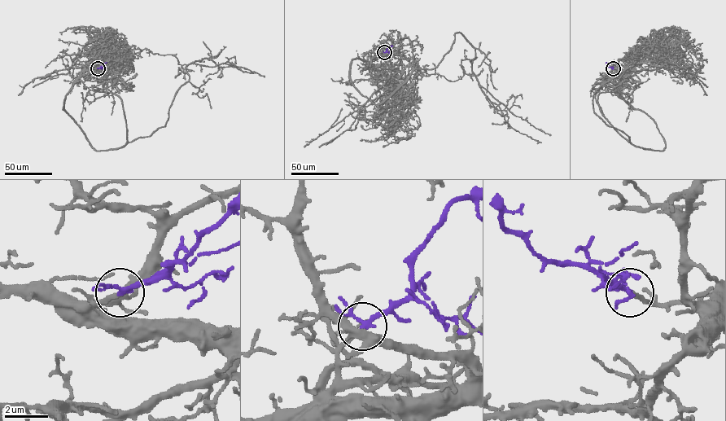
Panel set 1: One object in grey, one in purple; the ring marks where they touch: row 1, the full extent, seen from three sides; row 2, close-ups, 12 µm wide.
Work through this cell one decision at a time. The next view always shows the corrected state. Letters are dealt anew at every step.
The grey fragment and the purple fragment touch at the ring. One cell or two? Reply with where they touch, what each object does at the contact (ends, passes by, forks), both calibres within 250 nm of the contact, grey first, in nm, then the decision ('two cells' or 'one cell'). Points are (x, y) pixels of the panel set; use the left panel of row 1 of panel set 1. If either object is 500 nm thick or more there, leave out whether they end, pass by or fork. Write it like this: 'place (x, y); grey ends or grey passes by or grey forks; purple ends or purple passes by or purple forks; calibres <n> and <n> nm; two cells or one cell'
place (98, 68); grey ends; purple passes by; calibres 200 and 190 nm; one cell

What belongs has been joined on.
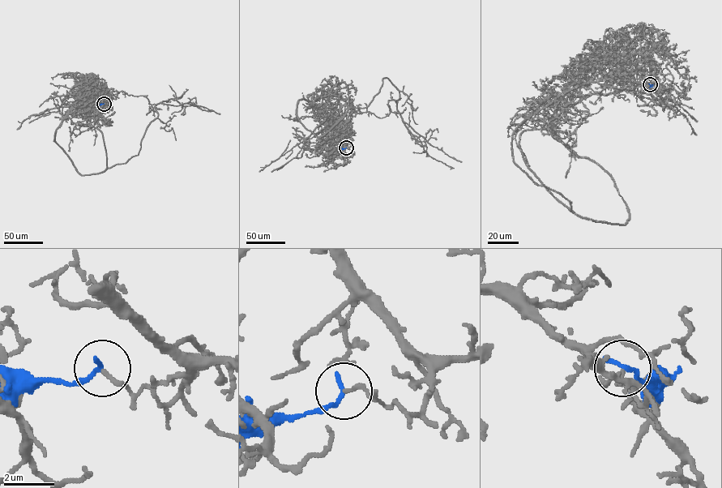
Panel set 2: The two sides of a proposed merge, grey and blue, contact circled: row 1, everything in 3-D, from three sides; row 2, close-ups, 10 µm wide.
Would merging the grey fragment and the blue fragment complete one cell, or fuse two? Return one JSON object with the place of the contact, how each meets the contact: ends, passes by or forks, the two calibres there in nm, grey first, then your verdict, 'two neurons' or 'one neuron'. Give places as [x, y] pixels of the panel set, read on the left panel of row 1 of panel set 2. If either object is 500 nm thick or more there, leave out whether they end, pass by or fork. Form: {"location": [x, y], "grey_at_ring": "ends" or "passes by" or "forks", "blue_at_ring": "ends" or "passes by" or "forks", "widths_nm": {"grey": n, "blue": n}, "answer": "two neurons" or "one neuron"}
{"location": [104, 104], "grey_at_ring": "ends", "blue_at_ring": "ends", "widths_nm": {"grey": 150, "blue": 200}, "answer": "two neurons"}

